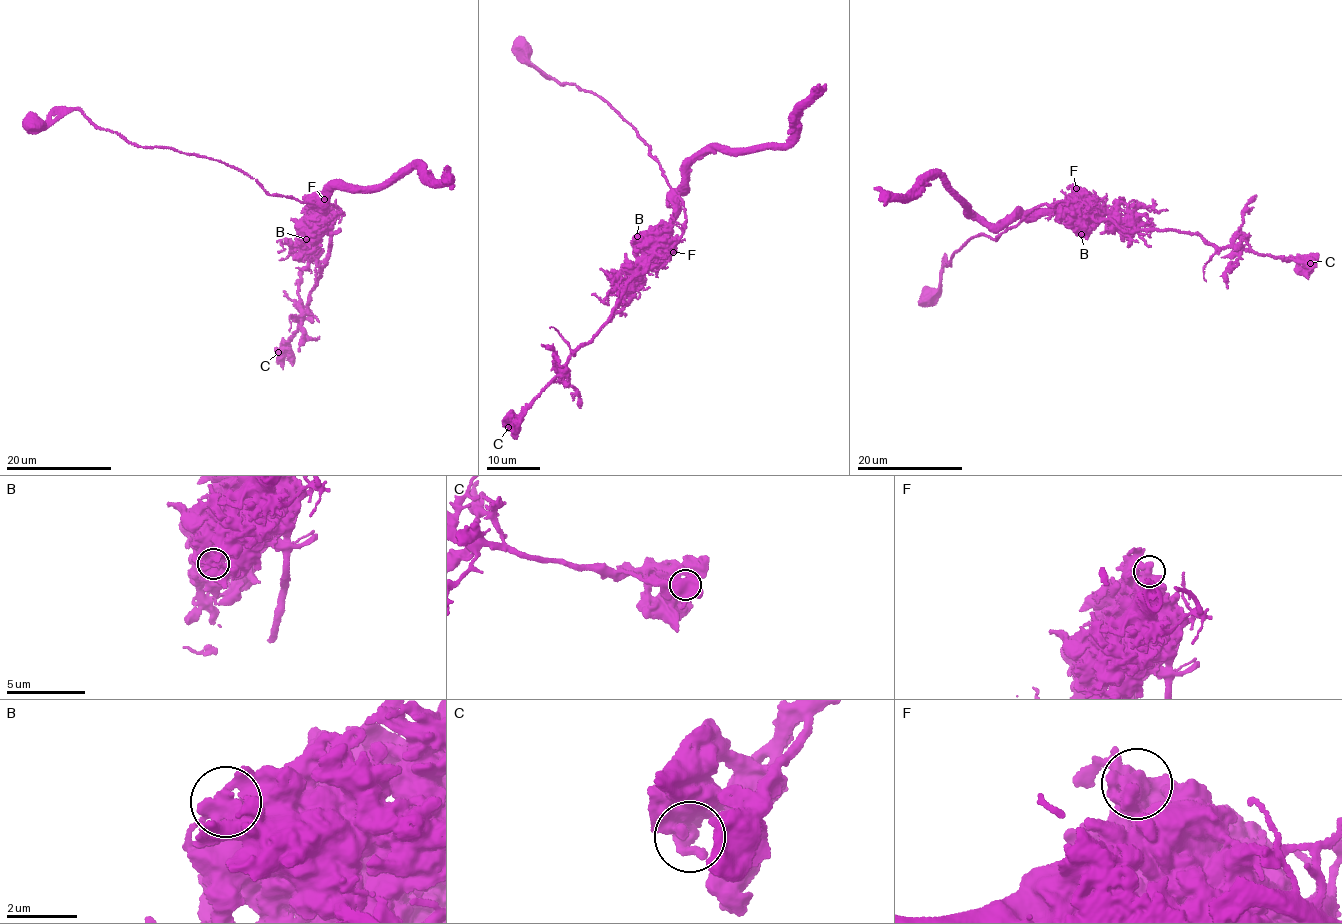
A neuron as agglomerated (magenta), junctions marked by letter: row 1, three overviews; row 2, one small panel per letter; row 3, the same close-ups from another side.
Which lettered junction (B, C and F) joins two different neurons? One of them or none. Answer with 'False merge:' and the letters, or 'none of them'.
False merge: B

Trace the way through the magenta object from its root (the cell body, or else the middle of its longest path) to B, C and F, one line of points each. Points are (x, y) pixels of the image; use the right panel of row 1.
B: (928, 295), (936, 294), (944, 256), (950, 265), (979, 233), (998, 239), (1023, 220), (1052, 213), (1081, 234)
C: (928, 295), (944, 256), (950, 265), (969, 239), (1049, 213), (1310, 263)
F: (928, 295), (936, 294), (944, 256), (950, 265), (972, 237), (998, 239), (1075, 197), (1076, 188)

